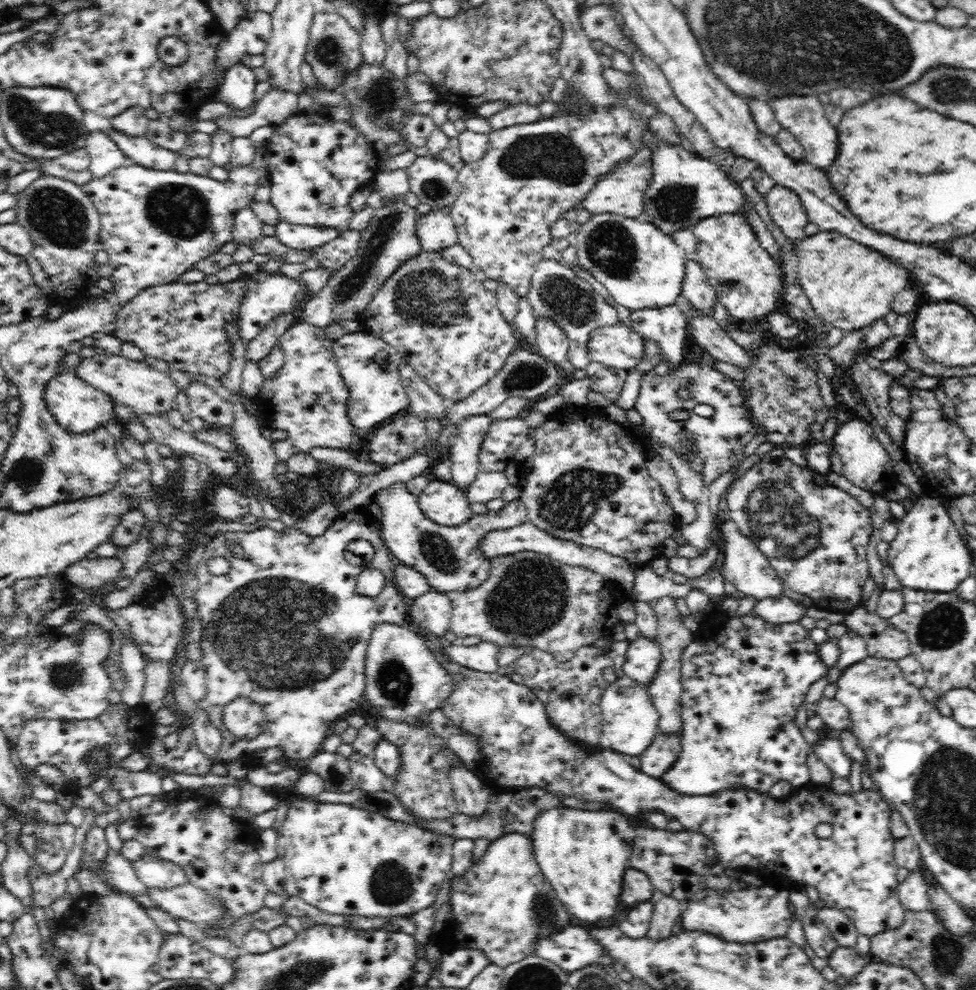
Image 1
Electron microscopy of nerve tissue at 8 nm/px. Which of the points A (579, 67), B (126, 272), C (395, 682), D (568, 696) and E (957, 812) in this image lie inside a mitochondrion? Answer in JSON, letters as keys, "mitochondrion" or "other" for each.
{"A":"mitochondrion","B":"other","C":"mitochondrion","D":"other","E":"mitochondrion"}

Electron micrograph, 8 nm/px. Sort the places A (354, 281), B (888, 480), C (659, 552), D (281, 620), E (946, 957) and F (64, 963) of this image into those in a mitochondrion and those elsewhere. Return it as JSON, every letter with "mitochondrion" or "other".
{"A":"mitochondrion","B":"other","C":"other","D":"mitochondrion","E":"mitochondrion","F":"other"}

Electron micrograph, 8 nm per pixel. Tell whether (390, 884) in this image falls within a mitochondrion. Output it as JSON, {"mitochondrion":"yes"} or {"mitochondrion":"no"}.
{"mitochondrion":"yes"}

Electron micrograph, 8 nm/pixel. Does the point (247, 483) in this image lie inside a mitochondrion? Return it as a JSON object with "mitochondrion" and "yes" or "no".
{"mitochondrion":"no"}

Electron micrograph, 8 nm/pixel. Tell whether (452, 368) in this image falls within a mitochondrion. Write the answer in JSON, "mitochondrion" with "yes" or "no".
{"mitochondrion":"no"}

